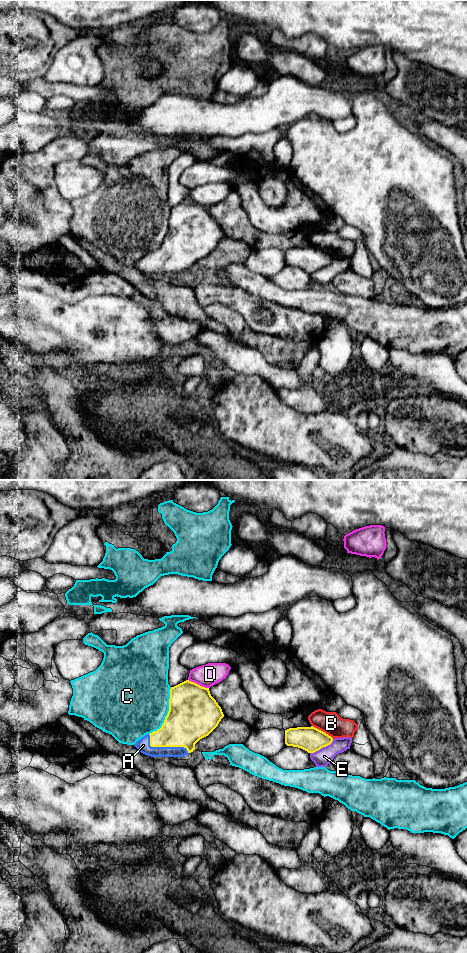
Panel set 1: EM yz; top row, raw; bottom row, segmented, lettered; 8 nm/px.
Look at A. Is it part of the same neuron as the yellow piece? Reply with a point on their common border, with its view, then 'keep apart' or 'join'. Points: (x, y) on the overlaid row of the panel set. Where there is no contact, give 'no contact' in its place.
yz (165, 746) | join

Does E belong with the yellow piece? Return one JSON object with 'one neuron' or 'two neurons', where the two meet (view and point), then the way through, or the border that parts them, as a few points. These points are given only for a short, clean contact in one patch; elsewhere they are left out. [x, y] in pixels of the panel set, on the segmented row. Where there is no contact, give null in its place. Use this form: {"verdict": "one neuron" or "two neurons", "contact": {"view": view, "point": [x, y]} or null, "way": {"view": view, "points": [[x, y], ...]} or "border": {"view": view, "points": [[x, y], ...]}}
{"verdict": "two neurons", "contact": {"view": "yz", "point": [322, 747]}, "border": {"view": "yz", "points": [[333, 739], [329, 744], [310, 753]]}}

